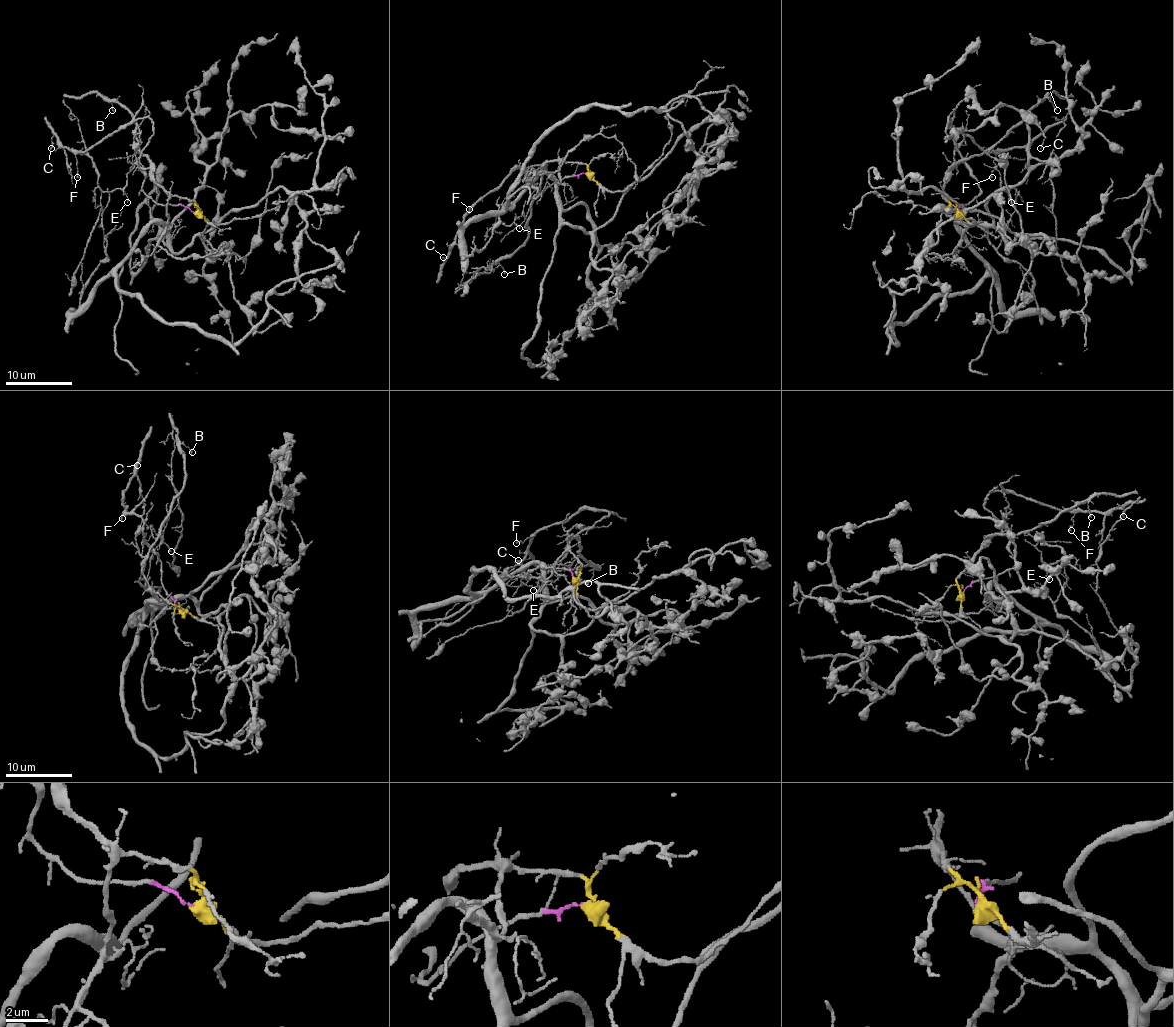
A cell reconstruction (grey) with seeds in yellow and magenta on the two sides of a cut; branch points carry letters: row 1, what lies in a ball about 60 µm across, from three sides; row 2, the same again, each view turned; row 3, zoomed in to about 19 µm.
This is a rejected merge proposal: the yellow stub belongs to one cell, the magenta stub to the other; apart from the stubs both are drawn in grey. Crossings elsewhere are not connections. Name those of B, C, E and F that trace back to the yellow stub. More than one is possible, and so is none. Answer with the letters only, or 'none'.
B, E

